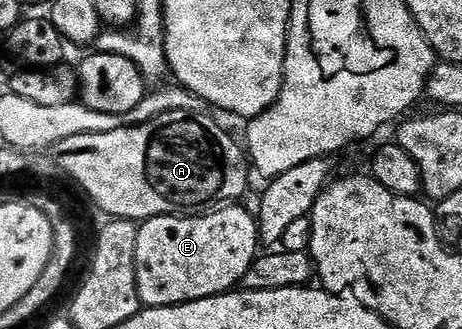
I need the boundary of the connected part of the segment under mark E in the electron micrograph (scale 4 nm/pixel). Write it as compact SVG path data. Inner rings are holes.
M224 206L197 216L155 216L139 224L137 234L137 290L140 305L164 308L221 296L242 285L249 266L261 248L259 226L243 206Z

